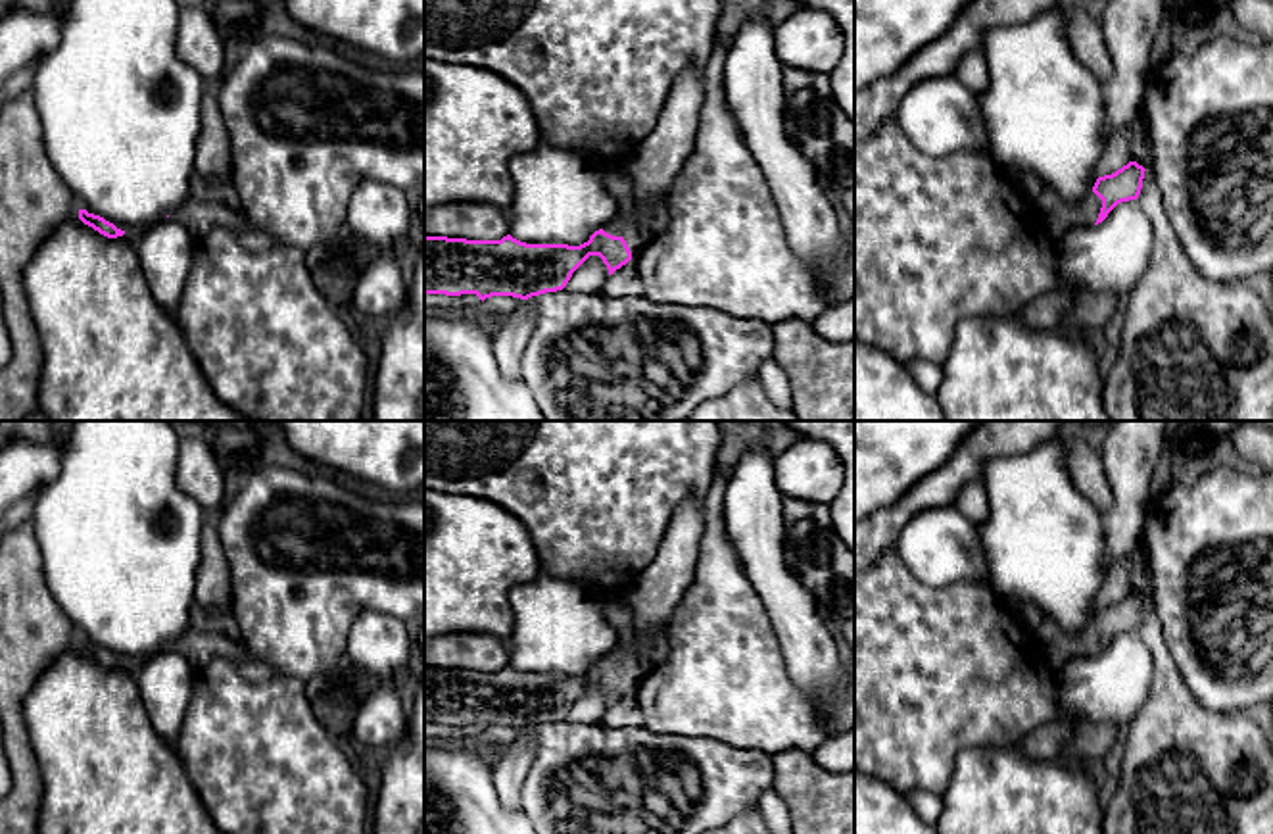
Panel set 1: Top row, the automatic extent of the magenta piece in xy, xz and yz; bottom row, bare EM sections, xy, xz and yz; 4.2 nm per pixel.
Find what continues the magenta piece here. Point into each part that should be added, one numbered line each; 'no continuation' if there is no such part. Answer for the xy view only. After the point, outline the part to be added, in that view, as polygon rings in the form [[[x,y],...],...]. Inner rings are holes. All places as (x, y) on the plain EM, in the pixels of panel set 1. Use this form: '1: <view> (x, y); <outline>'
no continuation

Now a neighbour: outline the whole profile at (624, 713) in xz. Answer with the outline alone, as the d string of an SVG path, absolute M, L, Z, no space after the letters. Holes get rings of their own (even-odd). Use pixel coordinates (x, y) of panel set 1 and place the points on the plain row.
M632 690L607 709L603 723L611 728L639 728L645 724L645 717Z

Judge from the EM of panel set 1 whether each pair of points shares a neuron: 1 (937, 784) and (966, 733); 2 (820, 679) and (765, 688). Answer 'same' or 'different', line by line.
1: same
2: different

